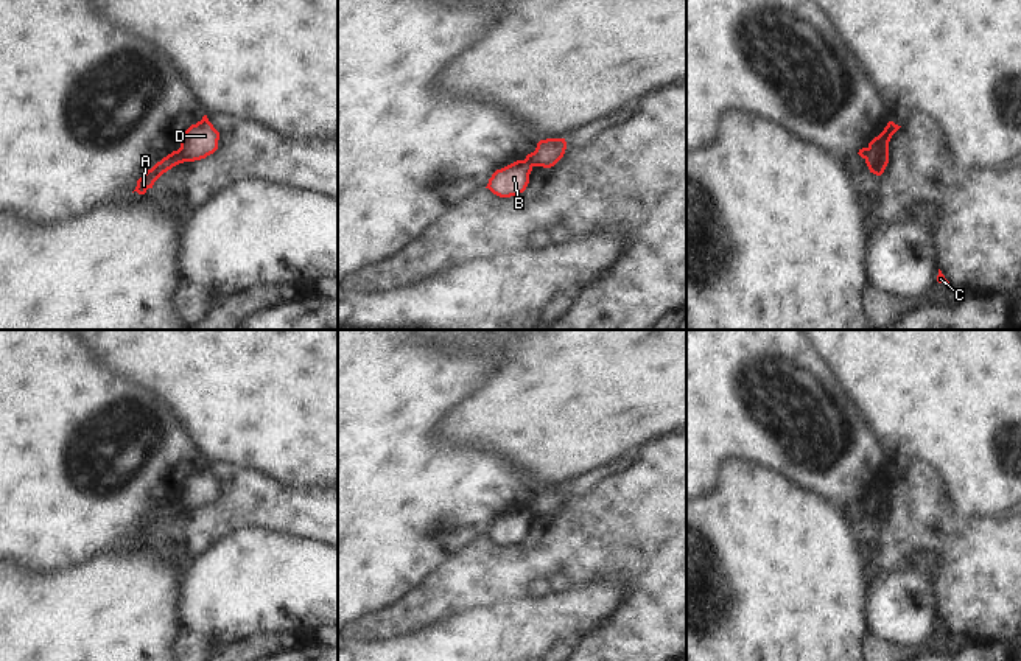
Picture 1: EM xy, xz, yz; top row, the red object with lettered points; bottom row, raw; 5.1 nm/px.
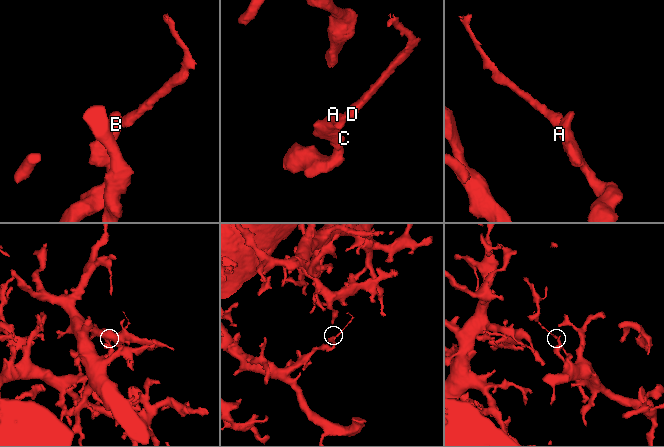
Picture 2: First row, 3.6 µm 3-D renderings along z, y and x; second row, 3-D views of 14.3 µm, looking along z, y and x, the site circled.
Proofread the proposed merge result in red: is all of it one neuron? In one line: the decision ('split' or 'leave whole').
split

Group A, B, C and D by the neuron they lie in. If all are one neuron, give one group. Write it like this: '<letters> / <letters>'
A B C / D

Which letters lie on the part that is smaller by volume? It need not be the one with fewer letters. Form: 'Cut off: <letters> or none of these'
Cut off: D

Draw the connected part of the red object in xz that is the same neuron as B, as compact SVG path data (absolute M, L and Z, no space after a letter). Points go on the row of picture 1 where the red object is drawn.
M517 160L501 170L496 170L486 188L500 198L510 198L523 193L529 184L532 165L525 160Z

